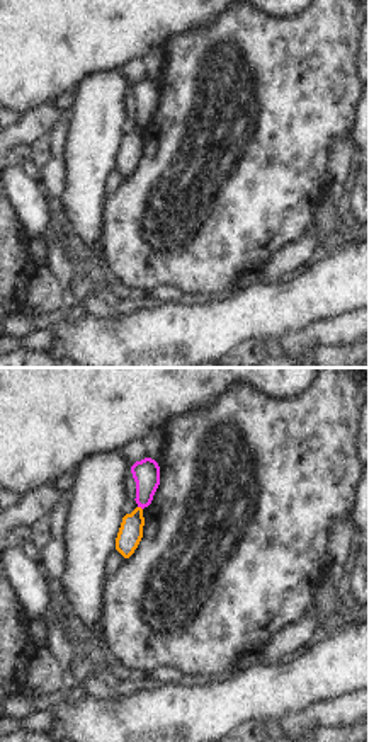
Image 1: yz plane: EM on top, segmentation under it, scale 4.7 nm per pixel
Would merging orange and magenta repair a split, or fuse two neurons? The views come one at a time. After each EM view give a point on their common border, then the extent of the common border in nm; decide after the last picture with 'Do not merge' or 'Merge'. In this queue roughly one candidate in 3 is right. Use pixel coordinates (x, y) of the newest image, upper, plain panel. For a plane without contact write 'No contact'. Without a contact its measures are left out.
Touches orange at (140, 126). Shared border 30 nm

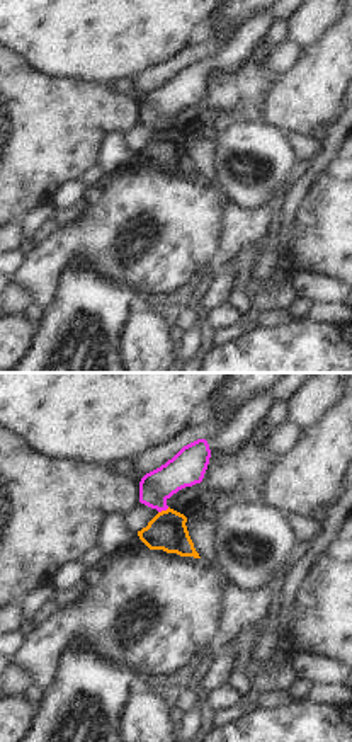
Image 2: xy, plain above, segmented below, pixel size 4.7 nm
Touches orange at (164, 130). Shared border 60 nm

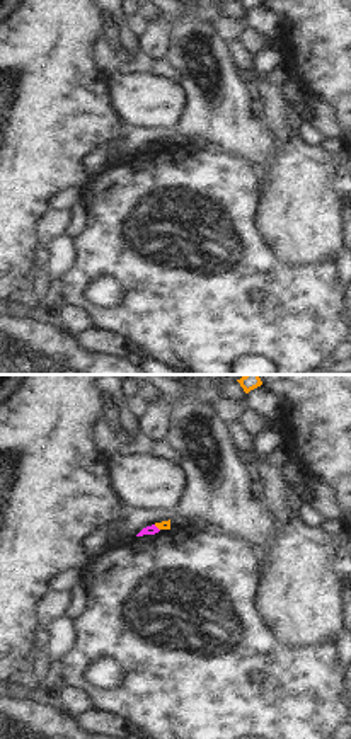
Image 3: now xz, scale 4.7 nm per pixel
Touches orange at (157, 145). Shared border 40 nm

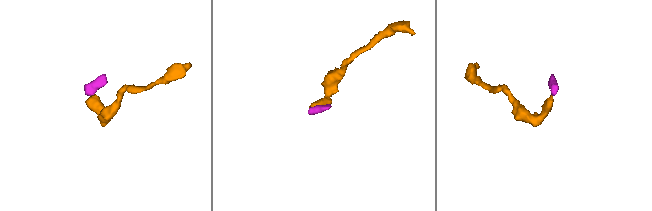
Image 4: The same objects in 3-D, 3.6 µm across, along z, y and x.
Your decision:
Do not merge

